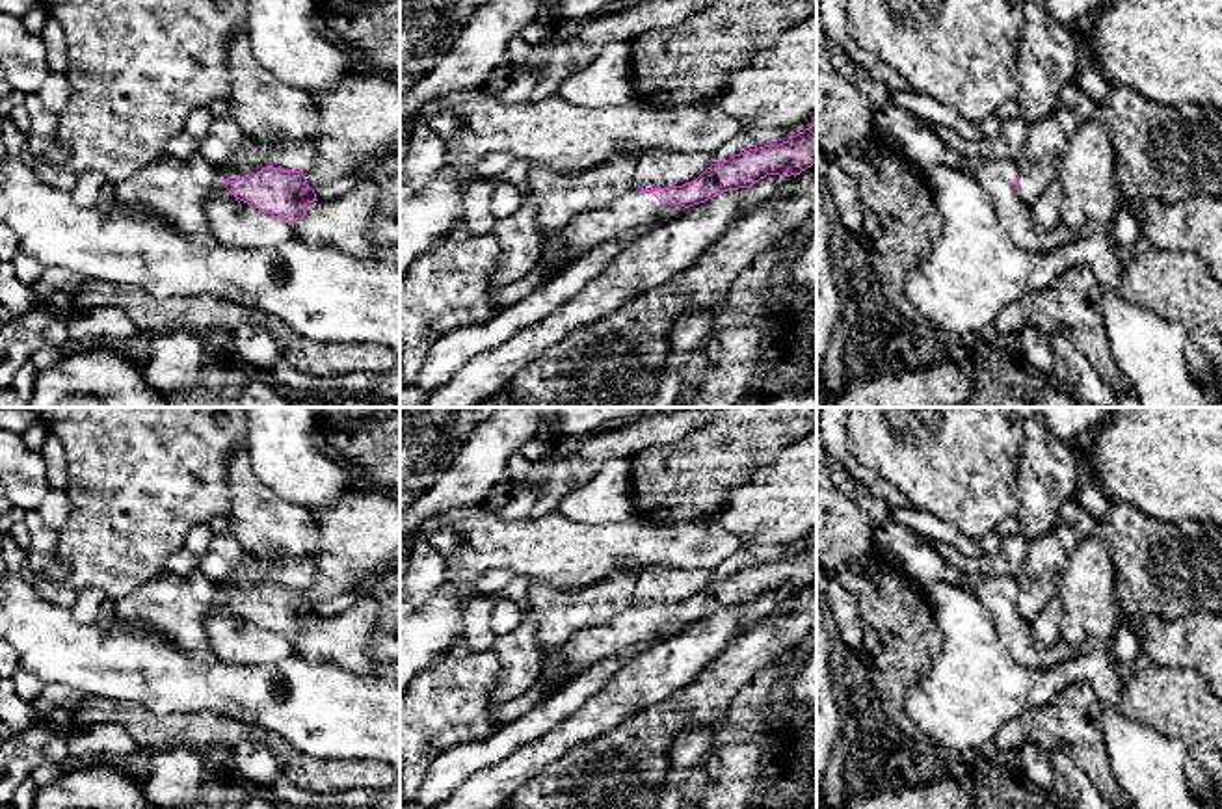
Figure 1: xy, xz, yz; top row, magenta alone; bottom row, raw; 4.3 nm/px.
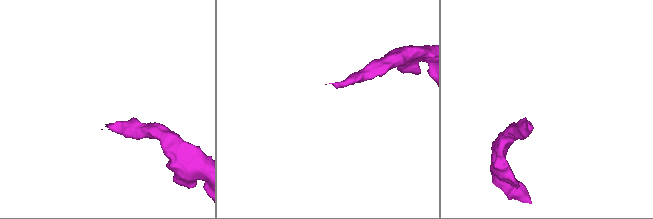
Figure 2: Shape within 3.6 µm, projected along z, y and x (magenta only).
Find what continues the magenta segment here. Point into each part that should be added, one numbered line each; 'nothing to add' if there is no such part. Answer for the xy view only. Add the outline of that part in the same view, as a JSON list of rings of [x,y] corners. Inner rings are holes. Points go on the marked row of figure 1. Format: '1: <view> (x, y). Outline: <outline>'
1: xy (294, 157). Outline: [[[249,138],[249,143],[232,153],[221,166],[218,166],[216,179],[208,188],[206,197],[218,193],[231,193],[225,188],[227,180],[251,177],[262,167],[279,167],[283,171],[307,171],[316,162],[312,145],[303,143],[268,143]]]

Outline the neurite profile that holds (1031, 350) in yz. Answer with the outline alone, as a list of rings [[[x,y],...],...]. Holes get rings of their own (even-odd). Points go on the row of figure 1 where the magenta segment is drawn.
[[[1025,325],[1010,338],[1010,353],[1019,370],[1051,374],[1055,366],[1055,353],[1049,337],[1032,325]]]

